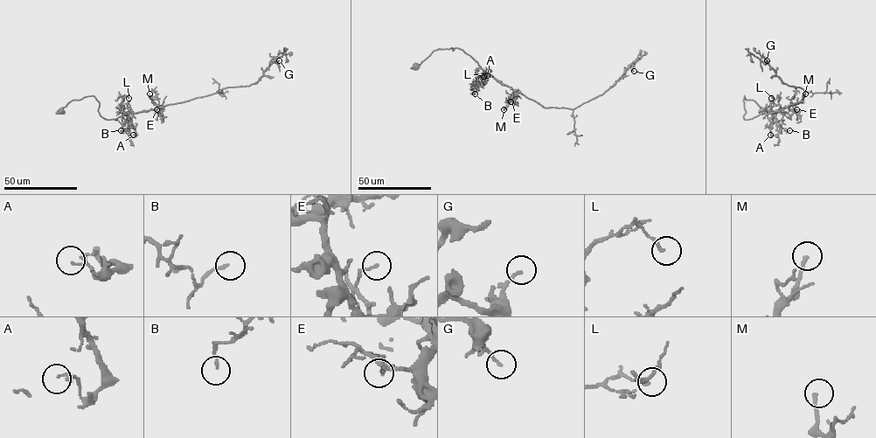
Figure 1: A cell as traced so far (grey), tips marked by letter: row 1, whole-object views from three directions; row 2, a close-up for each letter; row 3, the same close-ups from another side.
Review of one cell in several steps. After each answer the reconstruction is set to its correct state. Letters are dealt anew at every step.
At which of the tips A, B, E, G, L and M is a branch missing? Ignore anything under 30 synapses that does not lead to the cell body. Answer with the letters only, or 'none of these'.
none of these

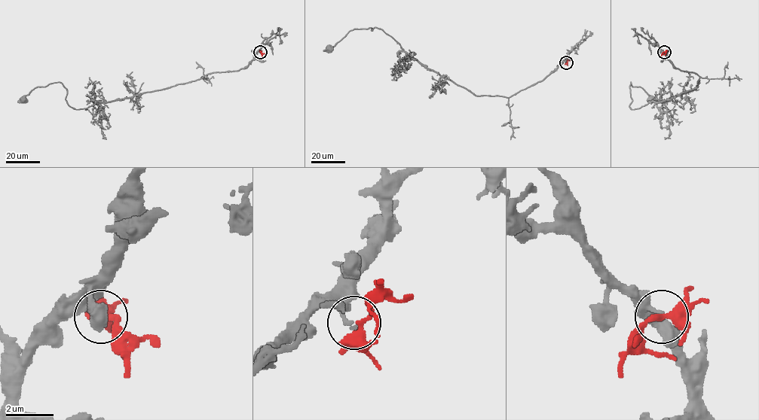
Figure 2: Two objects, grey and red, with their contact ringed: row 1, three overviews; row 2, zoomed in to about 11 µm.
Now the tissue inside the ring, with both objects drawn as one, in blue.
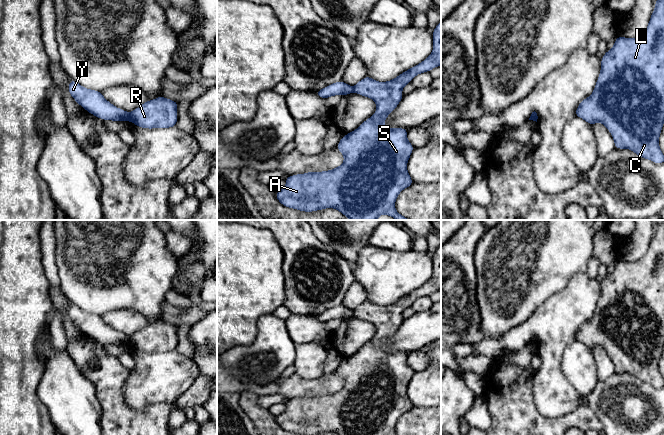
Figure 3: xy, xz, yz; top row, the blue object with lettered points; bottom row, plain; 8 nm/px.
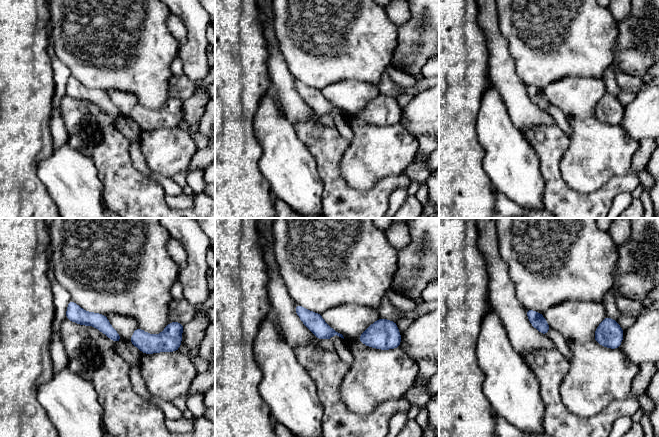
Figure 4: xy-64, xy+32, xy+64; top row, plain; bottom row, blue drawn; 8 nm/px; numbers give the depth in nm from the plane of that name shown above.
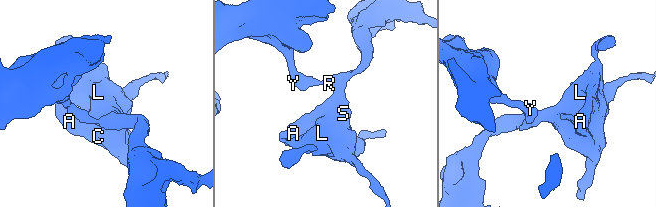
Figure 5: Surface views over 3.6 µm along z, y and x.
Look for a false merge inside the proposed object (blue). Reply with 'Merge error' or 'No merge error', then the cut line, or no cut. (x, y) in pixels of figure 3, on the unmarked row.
Merge error. Split along xy (129, 338), (130, 344)

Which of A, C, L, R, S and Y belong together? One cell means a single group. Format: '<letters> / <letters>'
A C L R S / Y

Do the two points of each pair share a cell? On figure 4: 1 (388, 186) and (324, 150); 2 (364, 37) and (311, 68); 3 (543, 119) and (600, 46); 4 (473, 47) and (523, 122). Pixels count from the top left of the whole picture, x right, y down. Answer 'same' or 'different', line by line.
1: same
2: same
3: different
4: different

